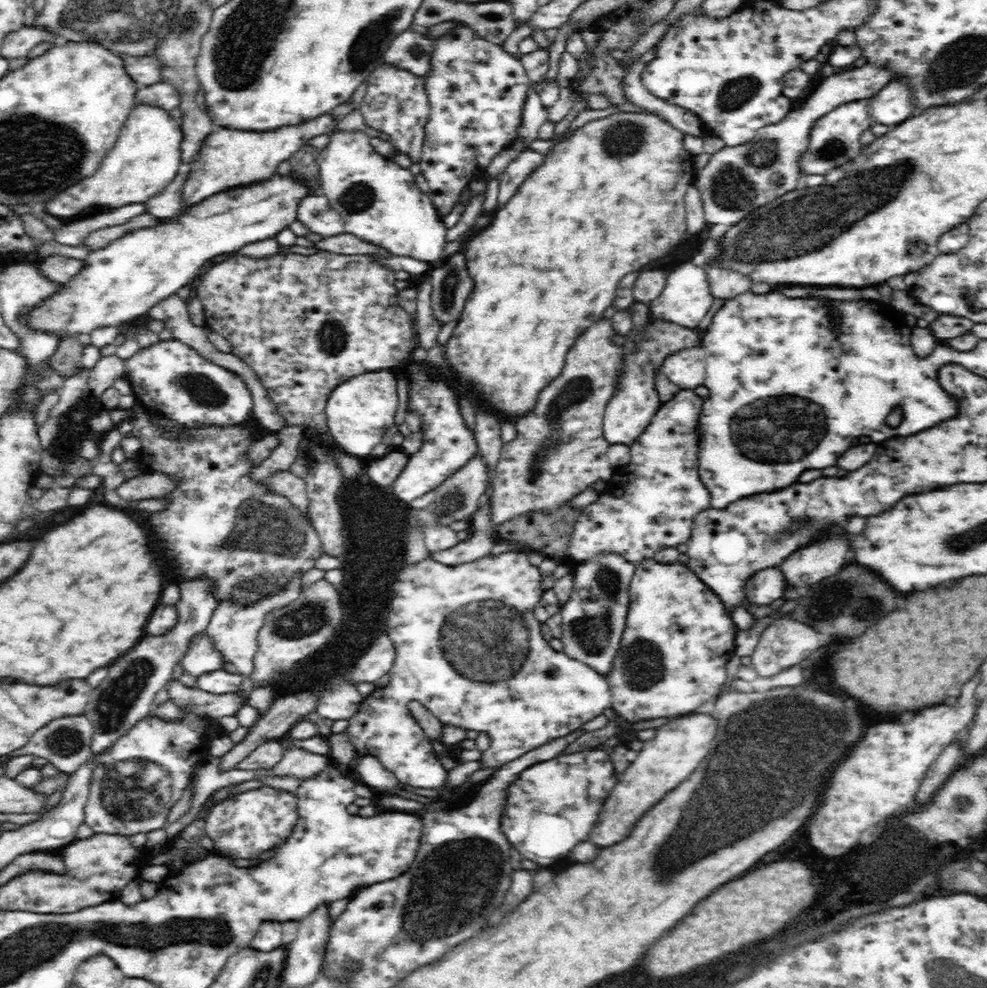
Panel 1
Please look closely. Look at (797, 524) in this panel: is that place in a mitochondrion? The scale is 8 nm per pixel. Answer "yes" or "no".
yes

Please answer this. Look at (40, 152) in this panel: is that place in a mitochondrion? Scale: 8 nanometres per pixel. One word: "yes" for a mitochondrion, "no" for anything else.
yes

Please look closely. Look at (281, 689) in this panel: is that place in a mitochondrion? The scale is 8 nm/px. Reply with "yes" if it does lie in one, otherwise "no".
no

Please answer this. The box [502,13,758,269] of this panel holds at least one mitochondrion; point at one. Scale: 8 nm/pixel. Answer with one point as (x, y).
(623, 138)

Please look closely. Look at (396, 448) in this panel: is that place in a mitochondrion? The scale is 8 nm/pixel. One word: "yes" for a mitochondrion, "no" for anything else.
no

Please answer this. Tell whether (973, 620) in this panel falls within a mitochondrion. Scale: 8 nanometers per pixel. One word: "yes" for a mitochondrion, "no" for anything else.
no

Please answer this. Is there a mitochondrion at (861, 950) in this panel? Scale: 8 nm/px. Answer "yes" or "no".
no

